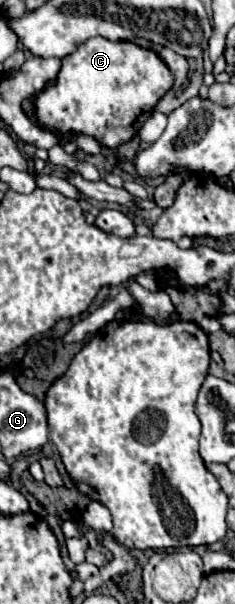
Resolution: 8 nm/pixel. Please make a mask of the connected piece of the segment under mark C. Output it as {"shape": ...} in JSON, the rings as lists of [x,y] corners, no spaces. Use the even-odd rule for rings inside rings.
{"shape":[[[97,36],[81,44],[77,52],[65,56],[61,62],[63,66],[55,84],[47,86],[35,100],[39,124],[61,134],[89,134],[107,148],[117,148],[119,144],[131,140],[151,116],[159,98],[173,86],[173,72],[163,64],[163,60],[155,52],[145,50],[133,42],[111,42]]]}

